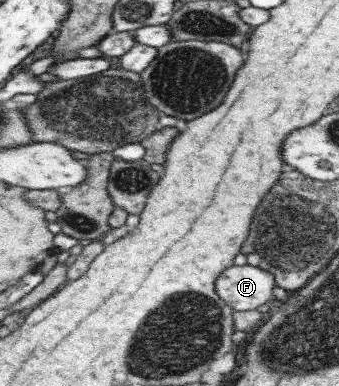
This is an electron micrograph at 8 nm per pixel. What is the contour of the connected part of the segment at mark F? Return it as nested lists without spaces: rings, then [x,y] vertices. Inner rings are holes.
[[[232,265],[215,282],[220,297],[234,311],[252,311],[270,303],[276,289],[276,277],[267,270],[253,266]]]

